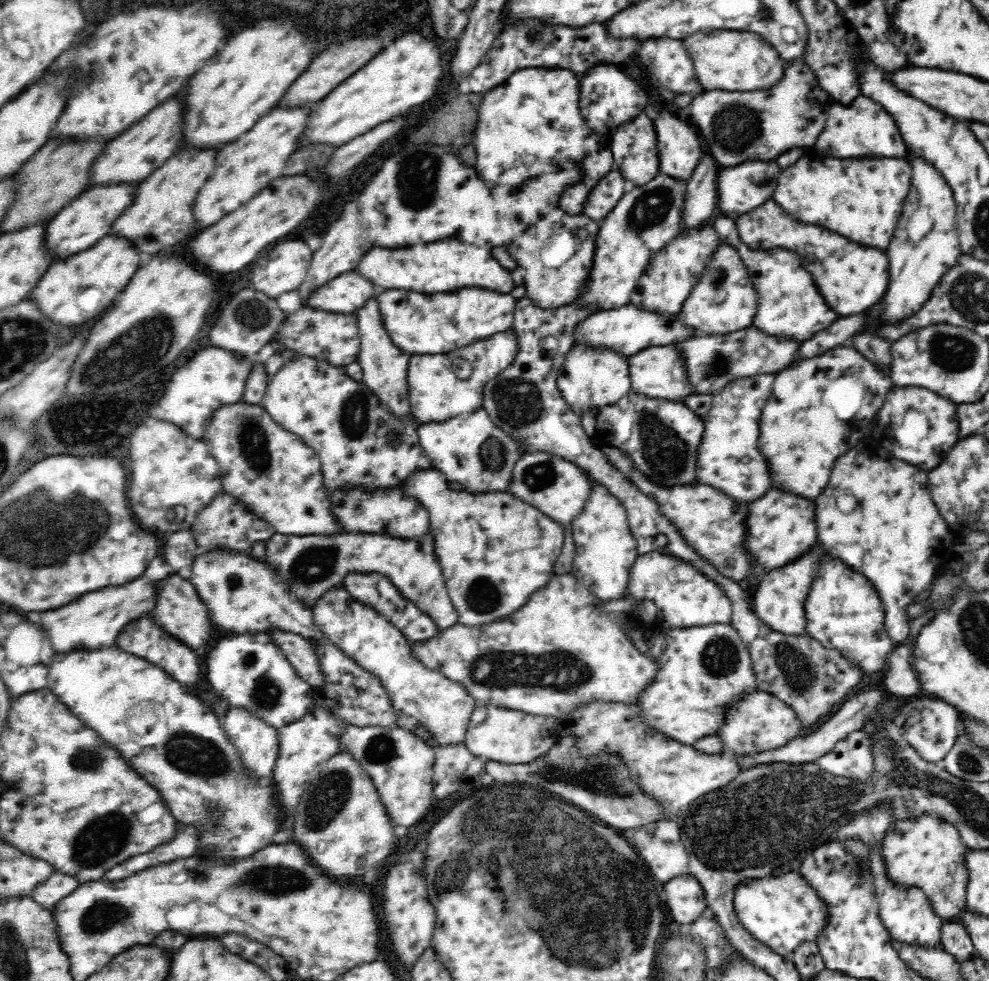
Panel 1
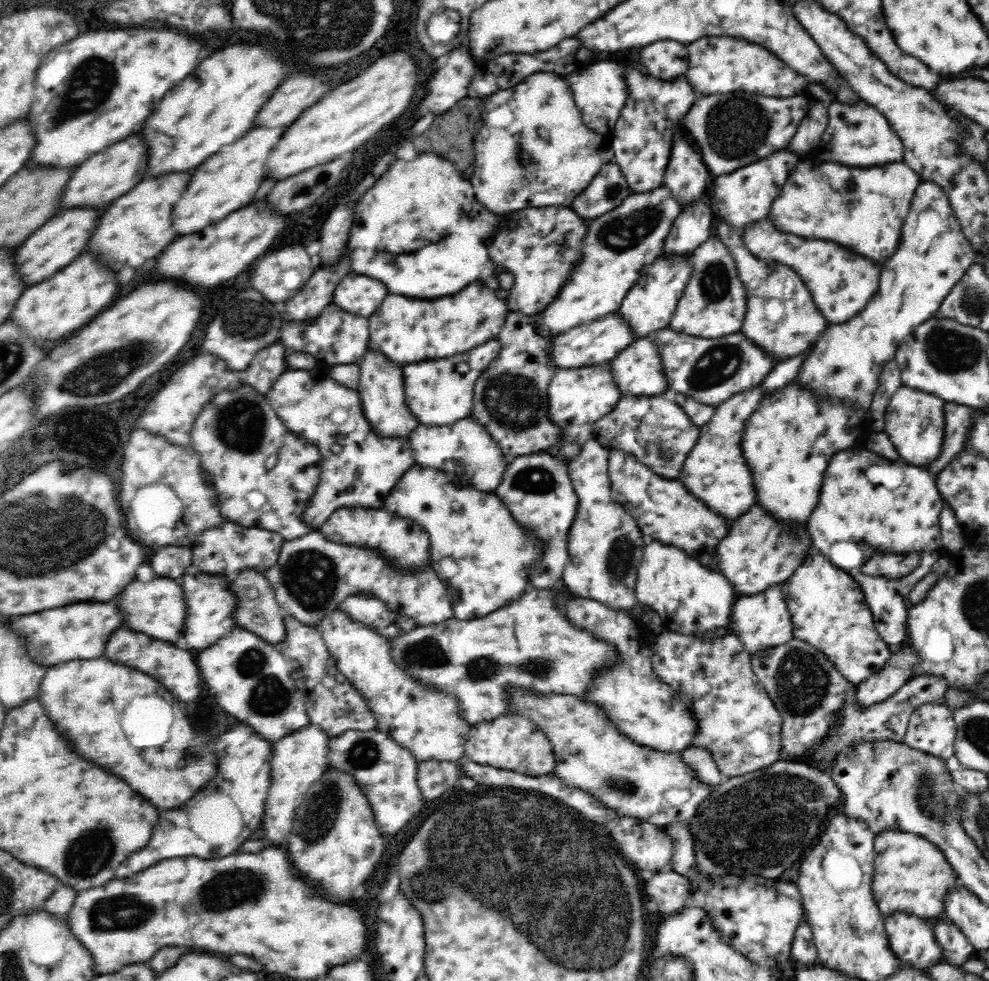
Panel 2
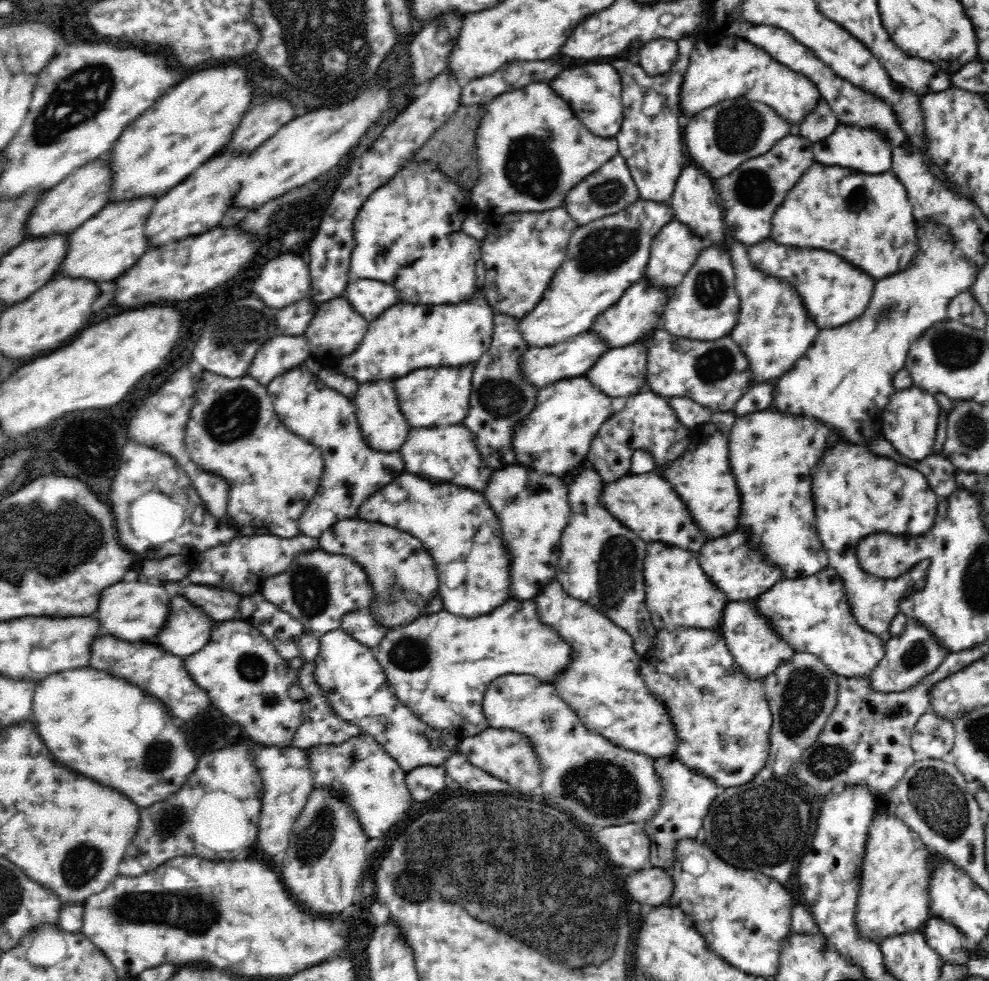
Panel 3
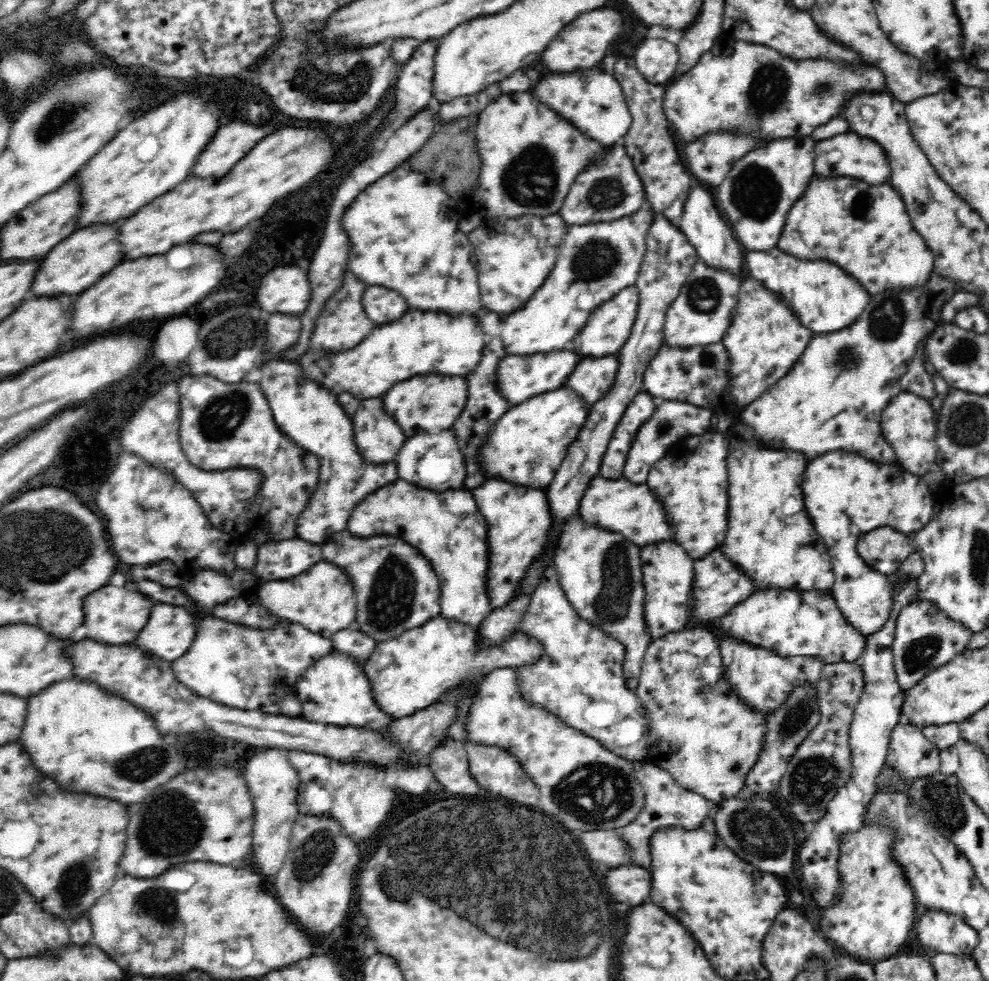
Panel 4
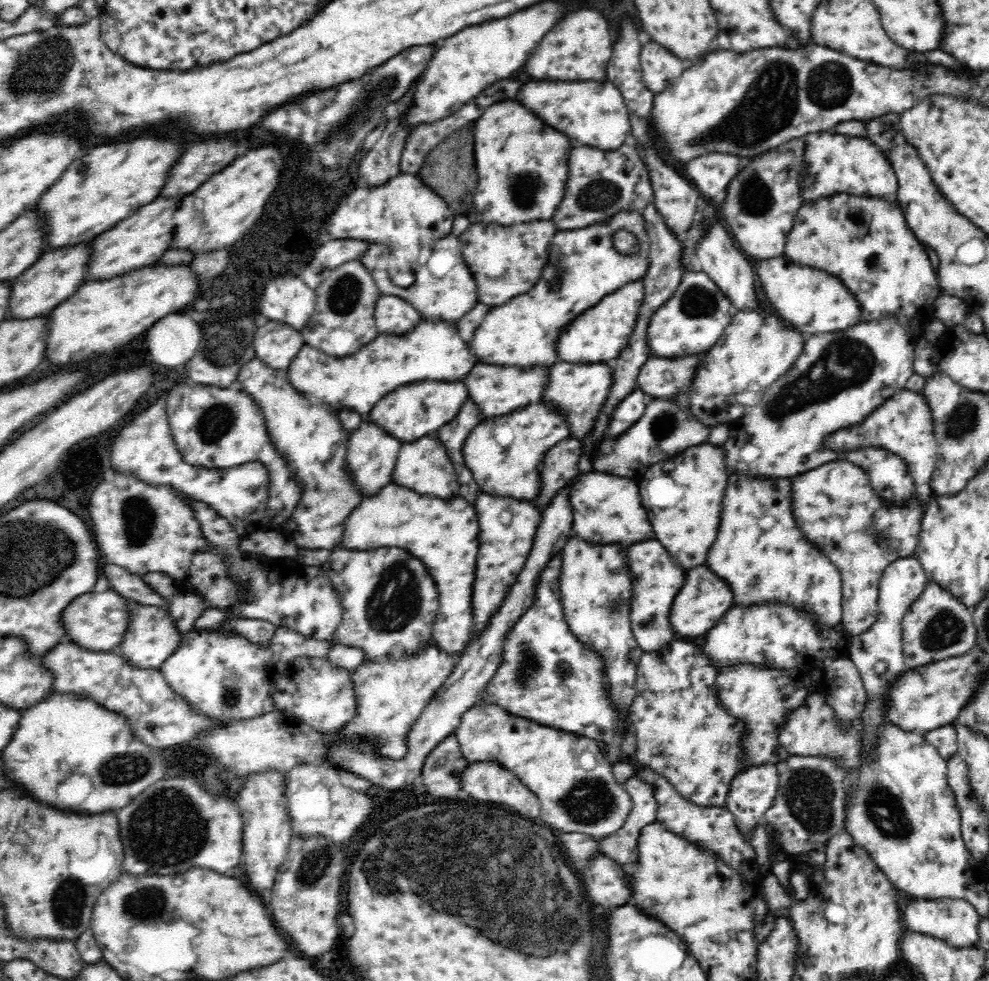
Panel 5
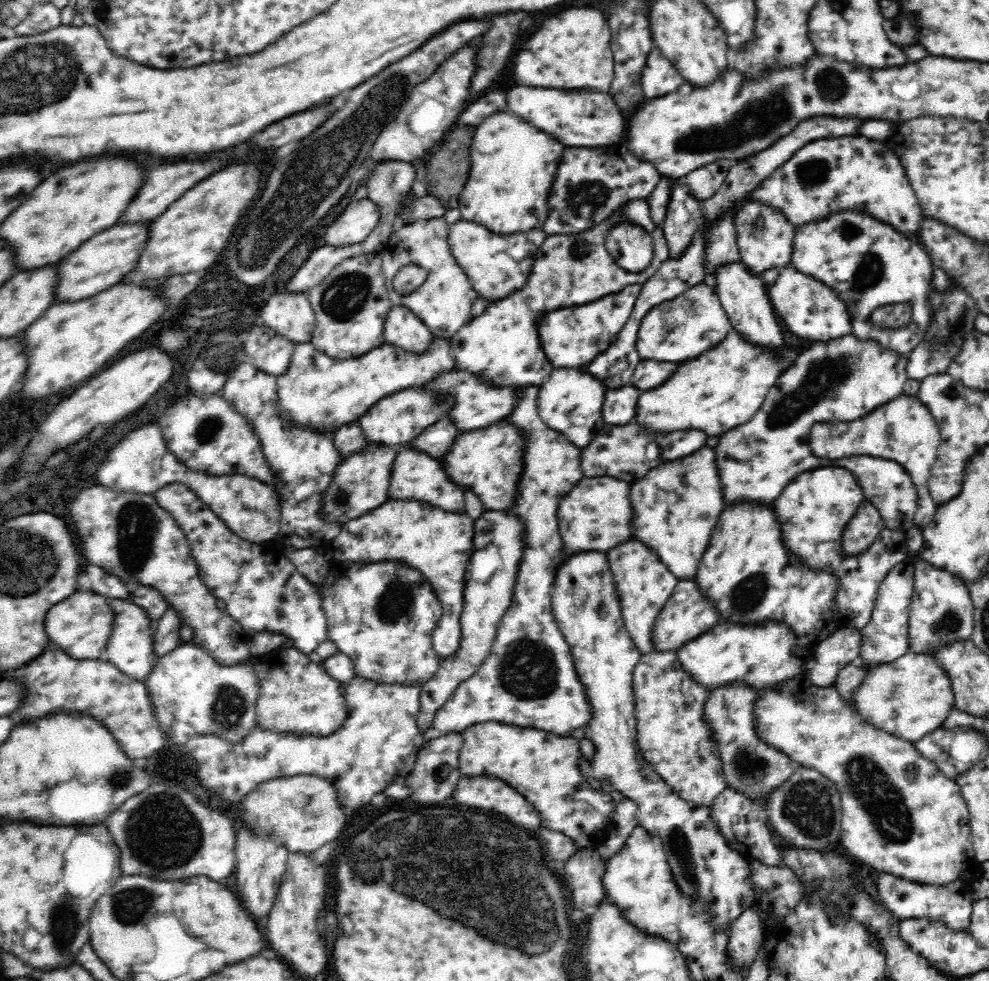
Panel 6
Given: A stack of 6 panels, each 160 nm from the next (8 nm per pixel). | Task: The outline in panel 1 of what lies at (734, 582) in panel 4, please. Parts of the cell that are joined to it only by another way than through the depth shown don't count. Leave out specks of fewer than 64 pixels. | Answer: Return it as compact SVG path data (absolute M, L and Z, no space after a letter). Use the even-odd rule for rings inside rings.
M772 487L767 494L752 502L752 512L747 524L749 534L746 547L755 556L755 574L744 582L747 587L757 585L766 573L786 566L788 562L806 554L819 534L815 499L793 494L780 487Z

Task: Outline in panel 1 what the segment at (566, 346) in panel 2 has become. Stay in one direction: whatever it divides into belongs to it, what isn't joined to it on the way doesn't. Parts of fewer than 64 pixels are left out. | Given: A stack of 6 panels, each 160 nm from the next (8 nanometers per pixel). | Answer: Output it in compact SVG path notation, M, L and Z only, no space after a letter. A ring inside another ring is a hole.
M632 303L616 307L610 310L600 310L592 316L588 316L582 324L578 324L574 334L574 342L588 343L588 345L606 345L620 353L631 356L652 346L668 346L676 342L684 342L688 338L694 338L698 329L680 321L675 314L660 313L644 309Z

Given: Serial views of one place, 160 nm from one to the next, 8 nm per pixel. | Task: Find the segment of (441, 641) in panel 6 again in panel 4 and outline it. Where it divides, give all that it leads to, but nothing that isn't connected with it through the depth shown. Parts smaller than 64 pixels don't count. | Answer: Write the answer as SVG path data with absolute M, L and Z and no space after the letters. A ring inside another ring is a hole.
M398 477L360 502L353 510L346 529L358 537L394 534L408 543L412 542L410 545L416 546L432 562L432 568L438 574L441 614L478 626L495 609L488 597L491 554L487 532L484 532L486 522L472 490L446 487L437 493Z

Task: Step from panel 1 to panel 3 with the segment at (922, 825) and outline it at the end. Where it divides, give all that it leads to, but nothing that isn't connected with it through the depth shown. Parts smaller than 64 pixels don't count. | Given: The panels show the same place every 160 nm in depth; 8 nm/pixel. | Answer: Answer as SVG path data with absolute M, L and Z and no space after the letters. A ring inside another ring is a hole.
M875 814L862 864L862 886L856 906L856 923L862 937L881 941L886 935L922 929L933 914L930 884L938 861L920 835L892 814Z

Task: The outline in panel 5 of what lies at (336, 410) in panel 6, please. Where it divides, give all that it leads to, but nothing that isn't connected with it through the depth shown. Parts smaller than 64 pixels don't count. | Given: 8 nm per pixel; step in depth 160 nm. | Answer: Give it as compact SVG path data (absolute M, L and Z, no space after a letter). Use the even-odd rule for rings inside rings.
M422 316L413 329L403 333L378 334L372 342L343 357L326 354L304 344L289 364L288 377L292 385L308 398L341 408L354 409L363 417L396 386L429 380L463 381L478 364L470 343L460 335L456 322Z

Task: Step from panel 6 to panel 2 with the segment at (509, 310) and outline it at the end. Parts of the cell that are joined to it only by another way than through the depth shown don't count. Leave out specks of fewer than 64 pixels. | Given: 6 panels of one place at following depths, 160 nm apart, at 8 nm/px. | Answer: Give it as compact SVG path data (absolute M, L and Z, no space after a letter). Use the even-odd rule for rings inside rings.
M662 184L649 191L629 194L616 208L587 221L592 230L588 242L584 242L584 262L580 262L580 270L574 270L576 274L564 286L564 294L538 313L540 331L560 334L618 311L643 270L663 254L664 240L680 213L680 203Z

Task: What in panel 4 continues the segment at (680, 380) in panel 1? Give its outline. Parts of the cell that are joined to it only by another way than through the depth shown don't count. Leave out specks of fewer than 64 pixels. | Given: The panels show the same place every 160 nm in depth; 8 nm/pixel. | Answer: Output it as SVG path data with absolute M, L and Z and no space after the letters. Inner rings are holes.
M619 352L601 357L585 357L564 385L574 388L590 405L602 400L616 382Z

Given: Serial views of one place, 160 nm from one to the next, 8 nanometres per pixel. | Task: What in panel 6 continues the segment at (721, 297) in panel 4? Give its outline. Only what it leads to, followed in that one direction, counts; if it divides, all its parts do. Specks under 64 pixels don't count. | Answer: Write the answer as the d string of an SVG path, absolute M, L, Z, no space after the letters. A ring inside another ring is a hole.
M697 282L685 291L651 308L644 316L636 340L636 348L643 359L682 364L716 346L732 328L712 283Z

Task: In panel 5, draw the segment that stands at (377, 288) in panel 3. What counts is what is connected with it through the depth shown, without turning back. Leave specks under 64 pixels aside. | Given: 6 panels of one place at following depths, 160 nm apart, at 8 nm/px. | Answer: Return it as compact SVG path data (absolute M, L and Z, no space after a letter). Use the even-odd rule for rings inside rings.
M381 293L373 307L373 320L379 334L403 333L420 322L421 315L404 298Z

